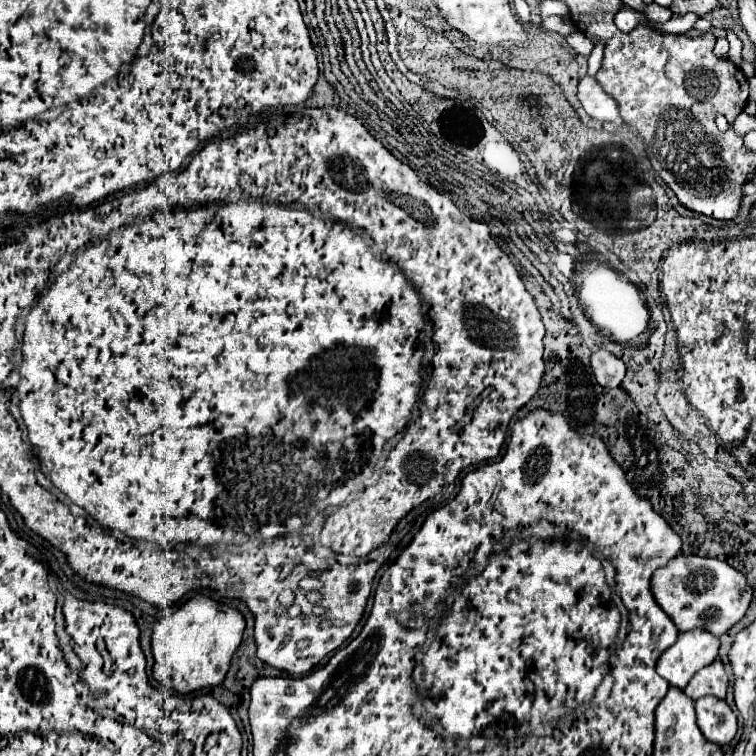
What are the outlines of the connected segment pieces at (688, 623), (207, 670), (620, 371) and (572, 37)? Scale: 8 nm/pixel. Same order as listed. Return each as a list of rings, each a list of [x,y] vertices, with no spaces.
[[[678,555],[664,569],[658,569],[652,577],[652,593],[680,631],[692,631],[698,627],[706,629],[714,637],[728,633],[752,603],[752,589],[740,571],[720,559],[698,555]]]
[[[194,595],[170,615],[158,619],[151,636],[154,663],[152,675],[157,682],[178,693],[190,693],[200,687],[220,685],[228,673],[230,659],[244,633],[244,615],[236,609],[220,609],[220,603],[208,595]]]
[[[600,349],[596,353],[592,353],[592,371],[594,371],[594,377],[596,381],[602,385],[602,387],[608,387],[608,389],[614,389],[620,385],[620,381],[624,379],[624,373],[626,373],[626,365],[620,357],[616,357],[614,353],[606,351],[606,349]]]
[[[574,31],[574,33],[570,33],[568,37],[566,37],[566,41],[568,41],[568,45],[576,51],[576,53],[580,53],[580,55],[590,55],[592,53],[592,49],[594,49],[594,43],[588,39],[588,37],[584,37],[584,33],[580,33],[580,31]]]

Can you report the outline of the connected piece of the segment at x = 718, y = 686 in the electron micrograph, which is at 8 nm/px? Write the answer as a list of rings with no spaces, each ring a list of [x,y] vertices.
[[[720,659],[712,661],[712,665],[700,669],[690,679],[690,683],[684,687],[684,693],[694,701],[704,695],[714,695],[718,699],[724,699],[726,691],[728,691],[728,673]]]

